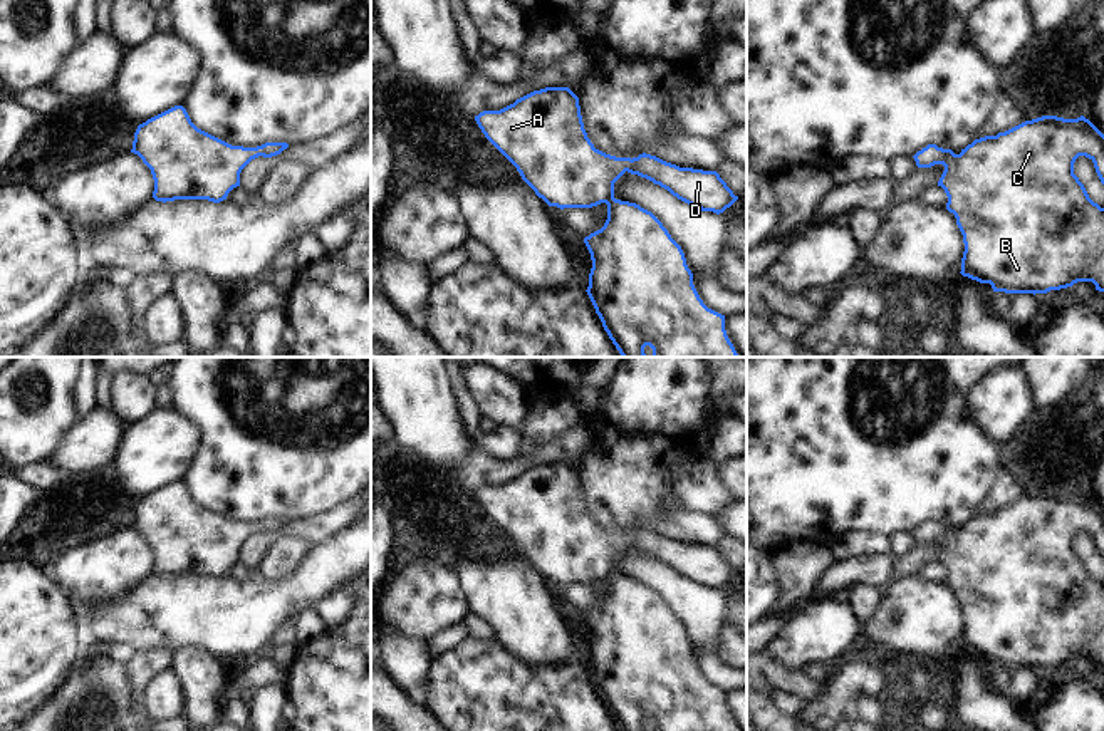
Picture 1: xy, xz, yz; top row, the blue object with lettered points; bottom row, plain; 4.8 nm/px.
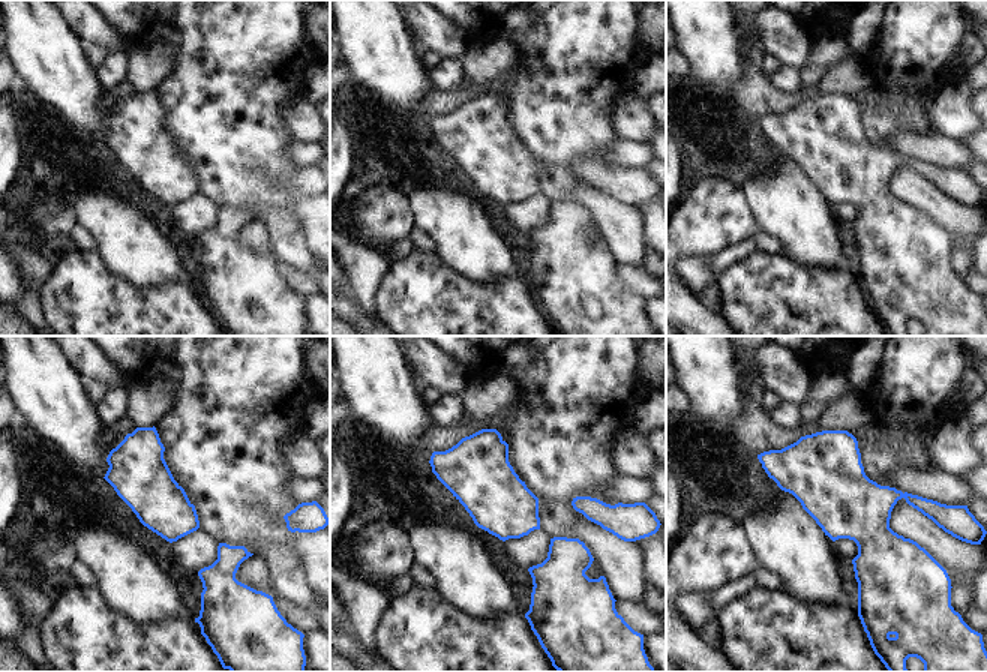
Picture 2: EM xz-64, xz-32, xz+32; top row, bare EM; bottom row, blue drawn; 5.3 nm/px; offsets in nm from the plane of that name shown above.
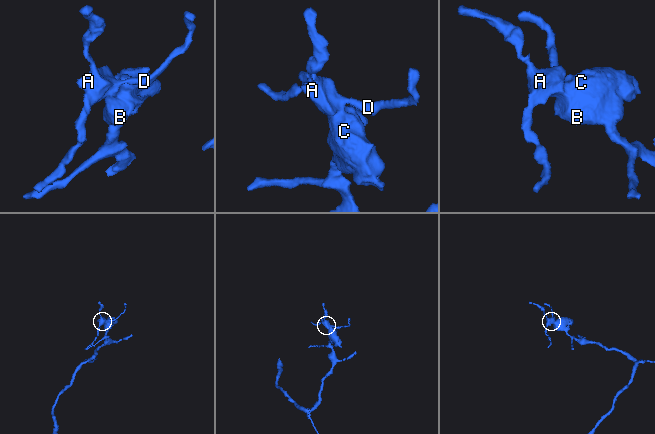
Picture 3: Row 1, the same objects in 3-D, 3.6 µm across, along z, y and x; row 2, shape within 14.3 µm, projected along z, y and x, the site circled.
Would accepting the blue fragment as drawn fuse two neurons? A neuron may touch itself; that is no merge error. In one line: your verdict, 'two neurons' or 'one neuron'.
one neuron

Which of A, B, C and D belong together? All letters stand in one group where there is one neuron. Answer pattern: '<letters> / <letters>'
A B C D

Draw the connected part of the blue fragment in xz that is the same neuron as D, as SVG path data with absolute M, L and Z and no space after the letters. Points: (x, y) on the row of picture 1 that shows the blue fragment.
M569 87L534 91L500 111L480 112L475 121L549 206L607 205L604 226L584 238L592 260L586 292L622 357L740 357L726 335L725 315L703 303L685 253L663 223L639 205L614 198L614 183L628 171L701 211L720 215L738 196L716 171L680 168L646 153L631 159L596 149L584 129L579 97Z

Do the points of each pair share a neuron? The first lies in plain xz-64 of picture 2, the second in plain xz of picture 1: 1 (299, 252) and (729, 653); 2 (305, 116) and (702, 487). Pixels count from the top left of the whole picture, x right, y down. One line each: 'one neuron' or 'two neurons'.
1: two neurons
2: one neuron

